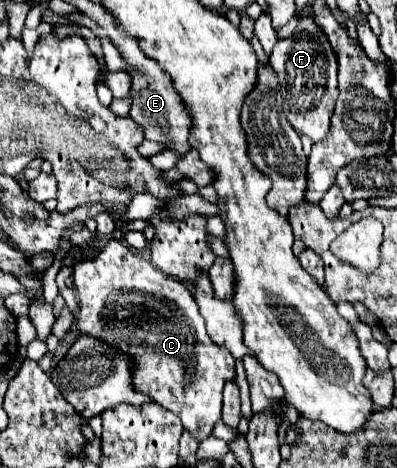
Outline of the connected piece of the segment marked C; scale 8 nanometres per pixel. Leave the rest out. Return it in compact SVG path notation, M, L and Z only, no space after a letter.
M111 239L105 247L93 253L89 259L75 263L73 279L79 295L79 315L75 329L85 335L105 335L105 341L131 355L135 369L135 387L151 395L155 403L175 413L183 427L199 441L211 435L213 425L221 419L221 391L223 385L235 377L235 359L227 349L221 349L211 341L205 331L205 321L197 309L197 303L185 283L169 279L139 251L133 251L123 241Z

